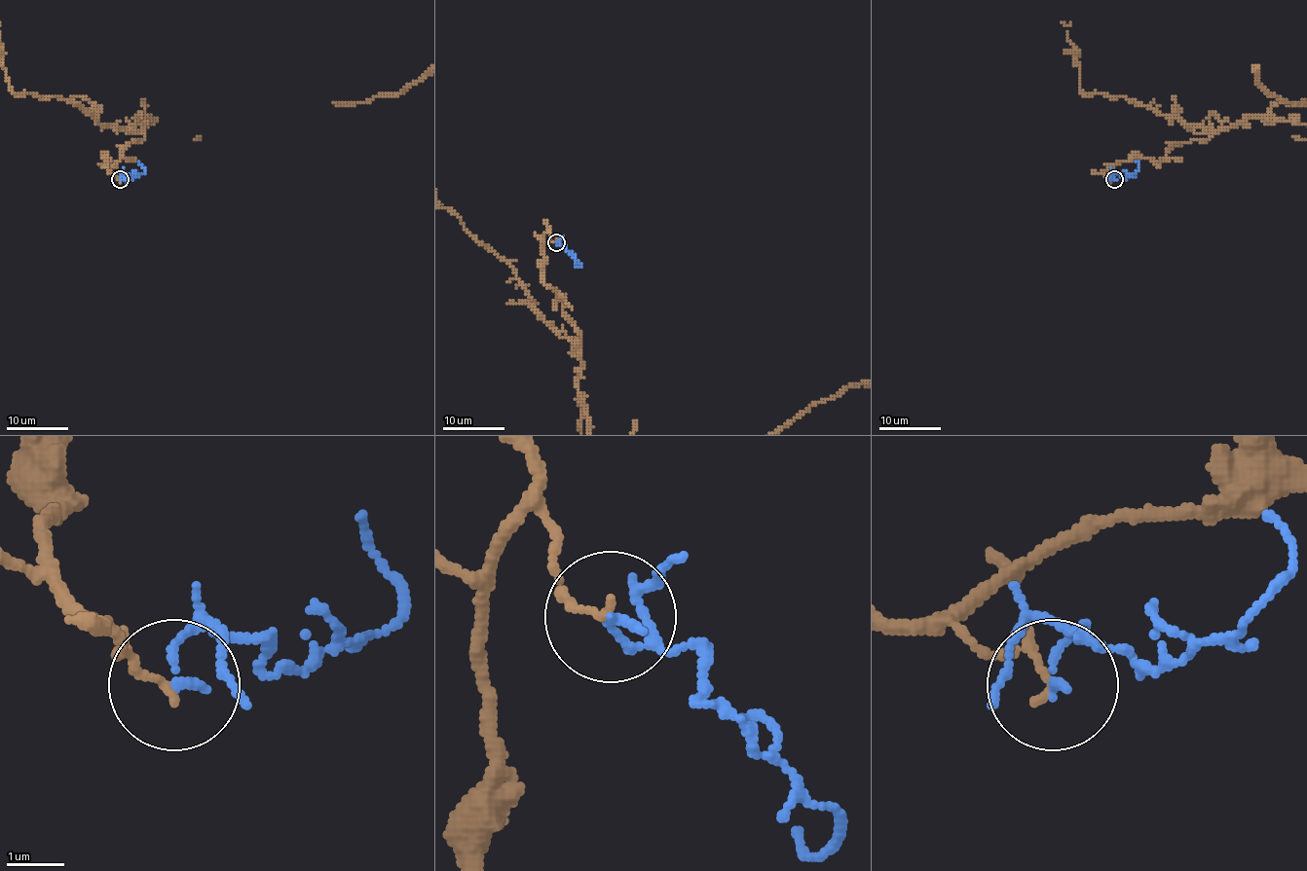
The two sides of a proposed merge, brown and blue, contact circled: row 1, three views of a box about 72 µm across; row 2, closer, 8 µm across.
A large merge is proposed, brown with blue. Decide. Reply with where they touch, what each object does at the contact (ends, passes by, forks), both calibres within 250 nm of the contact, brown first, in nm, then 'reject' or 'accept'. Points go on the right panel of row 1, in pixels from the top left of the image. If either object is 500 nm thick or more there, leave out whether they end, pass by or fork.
place (1114, 179); brown passes by; blue ends; calibres 90 and 160 nm; reject

